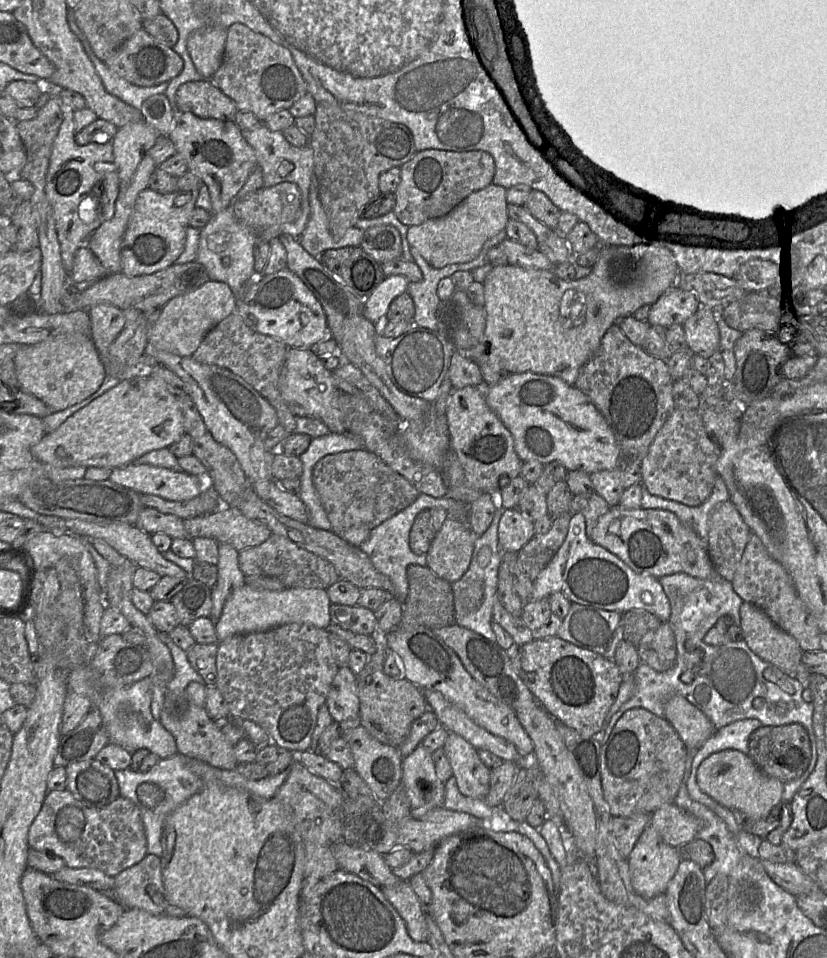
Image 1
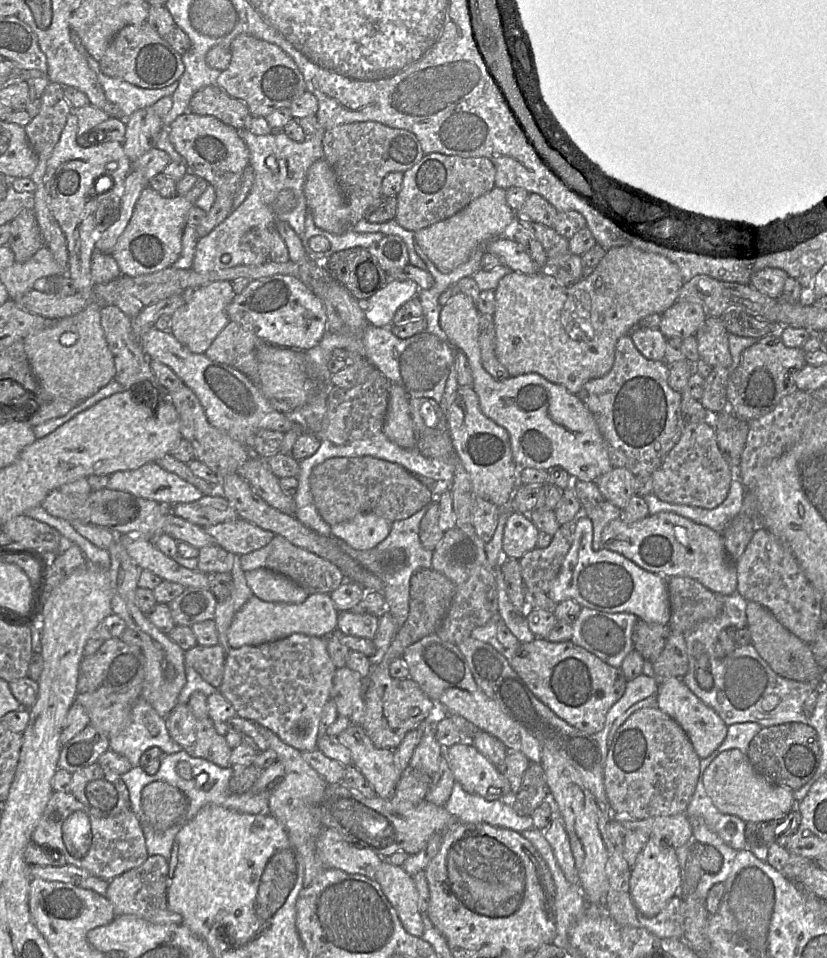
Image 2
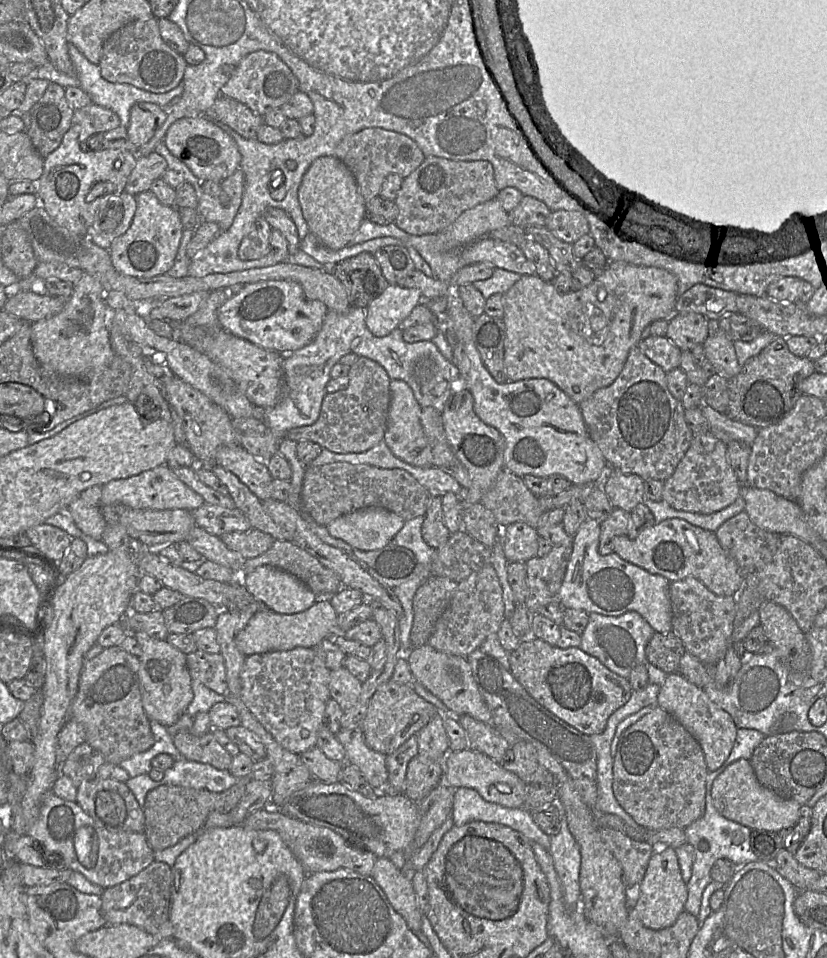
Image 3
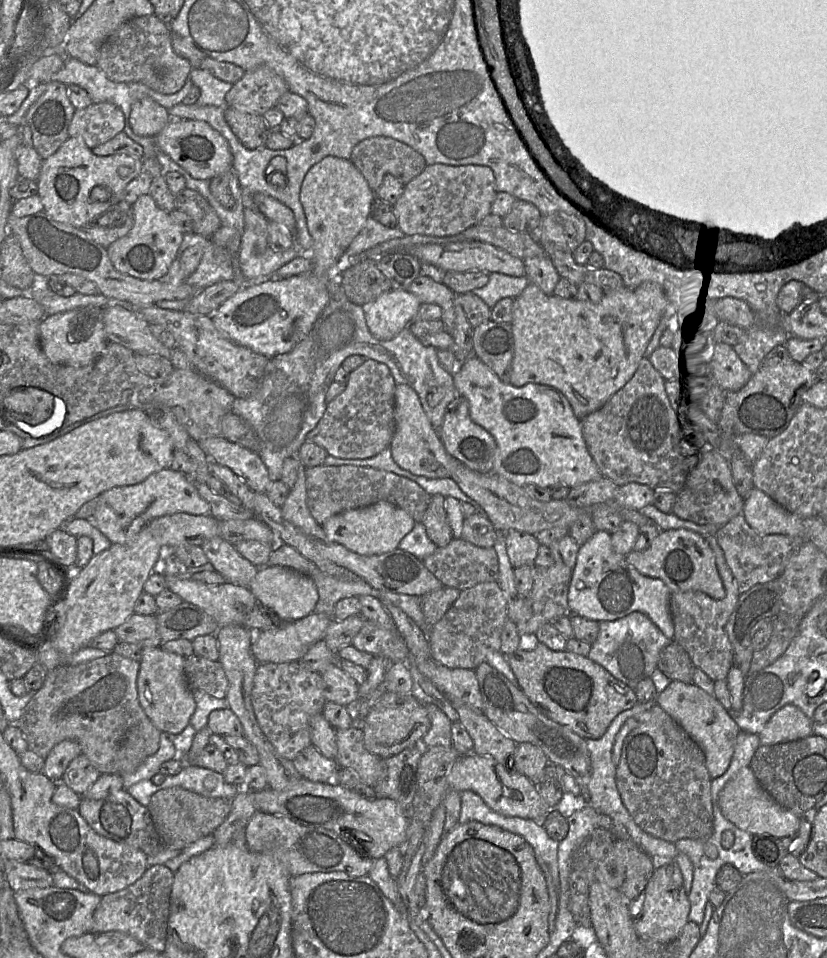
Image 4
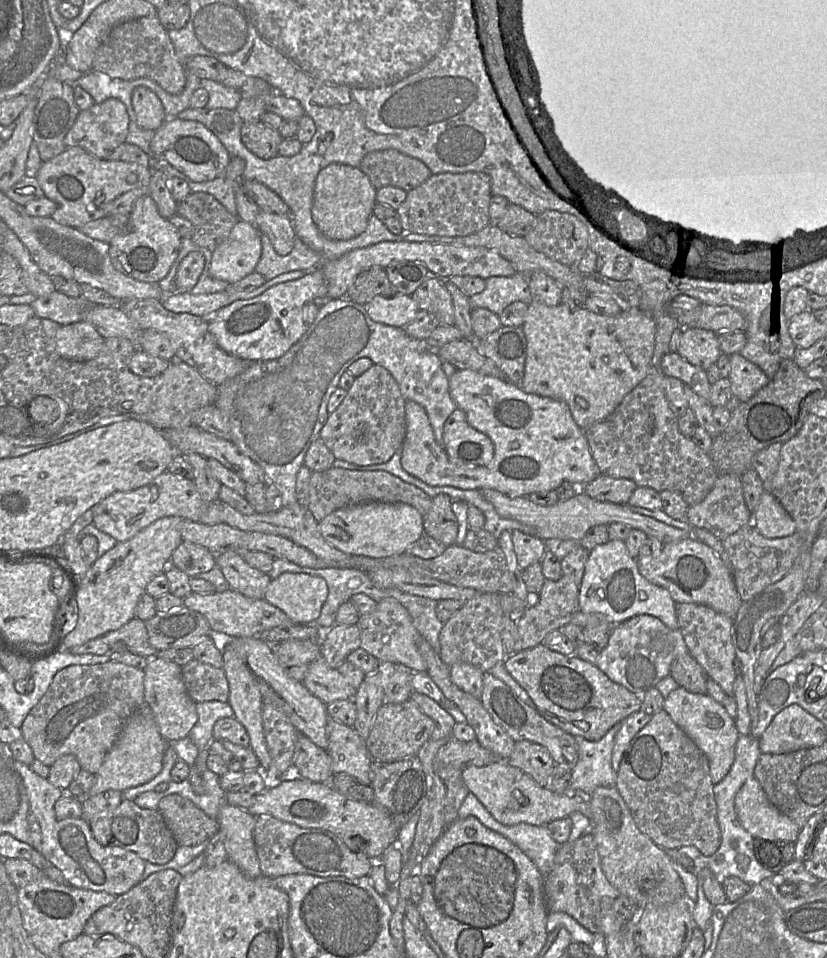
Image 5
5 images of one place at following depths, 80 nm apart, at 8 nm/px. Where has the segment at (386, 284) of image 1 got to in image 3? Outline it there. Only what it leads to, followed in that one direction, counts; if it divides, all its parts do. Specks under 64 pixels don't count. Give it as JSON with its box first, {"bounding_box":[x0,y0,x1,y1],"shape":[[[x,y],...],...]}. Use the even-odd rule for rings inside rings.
{"bounding_box":[365,284,420,336],"shape":[[[390,284],[365,308],[368,329],[374,336],[387,336],[409,316],[420,299],[419,289]]]}

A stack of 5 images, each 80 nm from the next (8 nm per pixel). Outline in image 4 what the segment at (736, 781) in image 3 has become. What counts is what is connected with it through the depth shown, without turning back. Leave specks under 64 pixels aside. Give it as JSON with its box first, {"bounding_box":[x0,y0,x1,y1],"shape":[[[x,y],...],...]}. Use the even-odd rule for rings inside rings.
{"bounding_box":[718,766,800,837],"shape":[[[750,766],[742,768],[719,793],[718,804],[724,817],[750,834],[770,834],[775,837],[792,837],[799,831],[800,819],[782,808],[761,787]]]}

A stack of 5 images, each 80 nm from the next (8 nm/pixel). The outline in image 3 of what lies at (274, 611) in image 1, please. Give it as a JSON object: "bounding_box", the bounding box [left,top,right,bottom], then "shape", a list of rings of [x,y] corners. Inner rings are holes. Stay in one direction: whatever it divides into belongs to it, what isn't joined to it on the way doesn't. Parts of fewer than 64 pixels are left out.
{"bounding_box":[235,600,338,656],"shape":[[[329,600],[316,601],[309,609],[296,614],[279,614],[262,607],[235,637],[238,650],[245,656],[272,651],[287,651],[296,647],[312,648],[321,640],[333,637],[338,614]]]}

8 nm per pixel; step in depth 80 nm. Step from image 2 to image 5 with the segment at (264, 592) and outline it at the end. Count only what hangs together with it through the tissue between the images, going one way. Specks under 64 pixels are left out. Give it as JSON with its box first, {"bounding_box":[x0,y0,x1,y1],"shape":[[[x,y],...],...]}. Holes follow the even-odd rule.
{"bounding_box":[264,572,328,624],"shape":[[[285,572],[271,579],[264,600],[282,610],[294,623],[315,624],[328,596],[322,577]]]}

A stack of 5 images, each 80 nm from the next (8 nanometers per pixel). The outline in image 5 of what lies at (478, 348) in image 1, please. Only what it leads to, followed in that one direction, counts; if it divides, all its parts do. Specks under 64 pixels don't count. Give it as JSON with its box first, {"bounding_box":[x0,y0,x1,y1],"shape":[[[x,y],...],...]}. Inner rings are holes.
{"bounding_box":[518,301,656,431],"shape":[[[531,301],[522,330],[527,340],[527,357],[524,376],[518,385],[527,393],[565,402],[583,431],[610,415],[652,366],[656,322],[652,314],[639,308],[622,311],[617,316],[603,316],[586,308],[570,308],[564,304],[550,307]]]}

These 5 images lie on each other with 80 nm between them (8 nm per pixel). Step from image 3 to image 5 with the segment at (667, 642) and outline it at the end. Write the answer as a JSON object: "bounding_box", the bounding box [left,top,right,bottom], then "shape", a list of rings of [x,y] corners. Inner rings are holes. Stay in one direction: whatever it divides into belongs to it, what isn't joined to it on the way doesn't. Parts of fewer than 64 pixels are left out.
{"bounding_box":[670,654,709,694],"shape":[[[689,654],[681,655],[673,660],[670,674],[679,686],[697,693],[707,694],[707,680],[709,679],[701,665]]]}

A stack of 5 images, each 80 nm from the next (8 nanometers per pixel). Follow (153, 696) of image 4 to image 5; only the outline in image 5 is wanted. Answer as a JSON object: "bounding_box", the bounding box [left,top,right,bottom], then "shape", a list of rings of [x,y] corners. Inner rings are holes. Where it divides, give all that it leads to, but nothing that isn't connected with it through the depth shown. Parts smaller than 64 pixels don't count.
{"bounding_box":[144,656,197,741],"shape":[[[155,656],[148,658],[144,668],[144,701],[152,710],[159,731],[166,741],[175,741],[189,735],[197,722],[196,704],[188,695],[183,677],[182,667],[172,661]]]}

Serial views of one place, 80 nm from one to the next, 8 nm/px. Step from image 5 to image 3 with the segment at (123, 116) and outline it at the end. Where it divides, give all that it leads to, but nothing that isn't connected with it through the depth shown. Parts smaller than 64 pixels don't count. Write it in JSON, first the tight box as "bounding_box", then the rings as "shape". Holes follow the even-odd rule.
{"bounding_box":[72,103,121,143],"shape":[[[91,103],[74,111],[72,124],[80,126],[79,141],[86,143],[92,135],[113,130],[121,122],[112,110]]]}

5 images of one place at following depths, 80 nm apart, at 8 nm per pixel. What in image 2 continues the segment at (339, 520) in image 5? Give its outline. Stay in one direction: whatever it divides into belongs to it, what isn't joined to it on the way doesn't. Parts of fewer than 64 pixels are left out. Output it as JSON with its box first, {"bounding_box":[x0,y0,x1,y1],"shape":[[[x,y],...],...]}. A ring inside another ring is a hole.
{"bounding_box":[331,513,392,550],"shape":[[[372,513],[358,514],[350,520],[331,526],[331,536],[342,539],[358,550],[377,546],[390,533],[392,522]]]}

